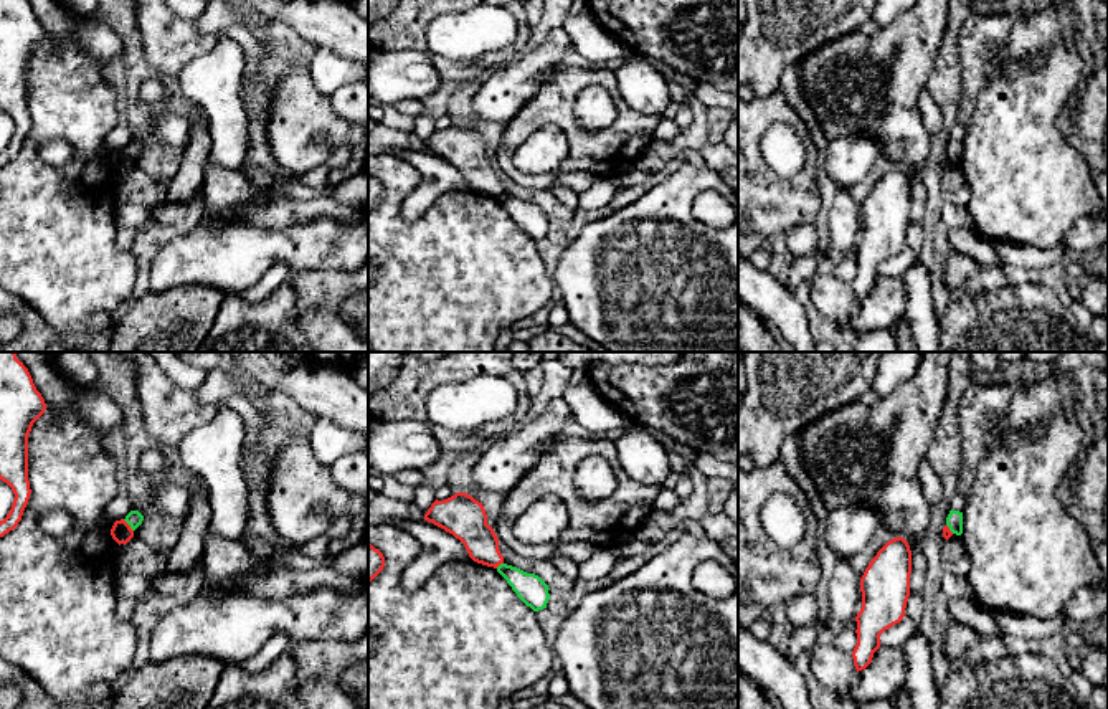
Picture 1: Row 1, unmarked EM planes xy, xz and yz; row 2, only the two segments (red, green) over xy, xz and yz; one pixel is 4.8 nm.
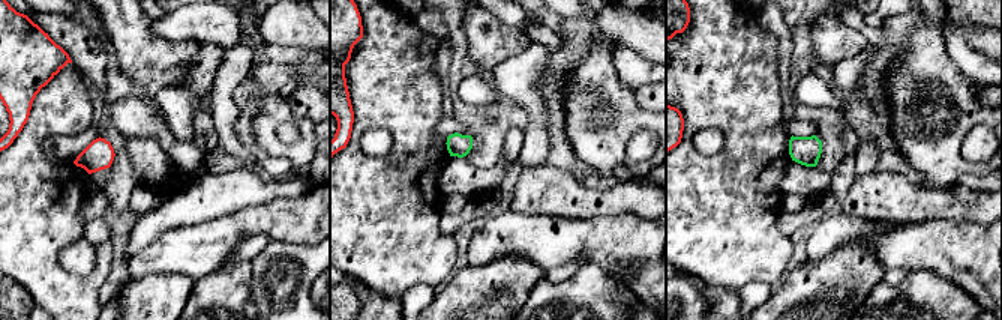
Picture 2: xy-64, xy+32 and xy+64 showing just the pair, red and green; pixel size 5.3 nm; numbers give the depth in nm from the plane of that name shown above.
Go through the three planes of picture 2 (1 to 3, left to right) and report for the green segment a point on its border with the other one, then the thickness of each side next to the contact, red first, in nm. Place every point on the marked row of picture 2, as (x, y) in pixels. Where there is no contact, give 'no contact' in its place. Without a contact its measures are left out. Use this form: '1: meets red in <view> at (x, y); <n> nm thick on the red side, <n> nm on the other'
1: no contact
2: no contact
3: no contact

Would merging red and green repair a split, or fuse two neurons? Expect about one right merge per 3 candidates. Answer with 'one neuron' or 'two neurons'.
two neurons

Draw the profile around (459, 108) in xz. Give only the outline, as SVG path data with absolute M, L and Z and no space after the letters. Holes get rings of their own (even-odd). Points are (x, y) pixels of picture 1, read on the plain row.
M462 81L451 86L451 98L447 102L447 114L456 122L466 122L474 116L472 98L479 86L474 81Z

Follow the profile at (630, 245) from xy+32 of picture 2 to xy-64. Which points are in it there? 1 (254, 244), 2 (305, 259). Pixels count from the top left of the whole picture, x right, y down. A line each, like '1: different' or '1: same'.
1: different
2: different

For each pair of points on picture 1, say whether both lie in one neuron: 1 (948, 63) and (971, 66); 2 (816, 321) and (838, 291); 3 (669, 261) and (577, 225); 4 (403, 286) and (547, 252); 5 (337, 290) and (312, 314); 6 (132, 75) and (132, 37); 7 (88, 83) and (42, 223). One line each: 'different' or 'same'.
1: different
2: different
3: different
4: different
5: same
6: same
7: same

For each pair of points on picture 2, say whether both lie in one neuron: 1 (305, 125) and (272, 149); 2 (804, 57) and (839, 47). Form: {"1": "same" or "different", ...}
{"1": "same", "2": "different"}

